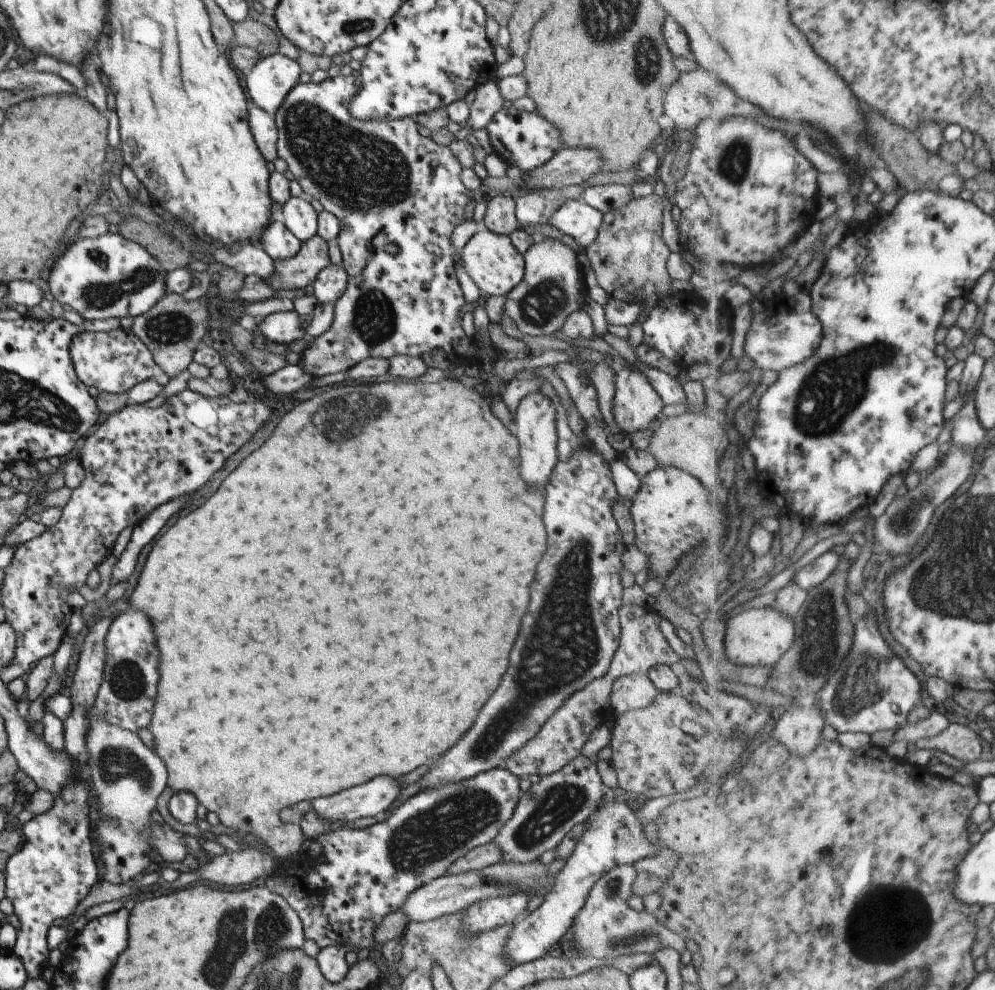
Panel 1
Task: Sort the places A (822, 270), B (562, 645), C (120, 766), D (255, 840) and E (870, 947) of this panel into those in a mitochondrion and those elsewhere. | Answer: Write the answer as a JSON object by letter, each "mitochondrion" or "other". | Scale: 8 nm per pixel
{"A":"other","B":"mitochondrion","C":"mitochondrion","D":"other","E":"mitochondrion"}

